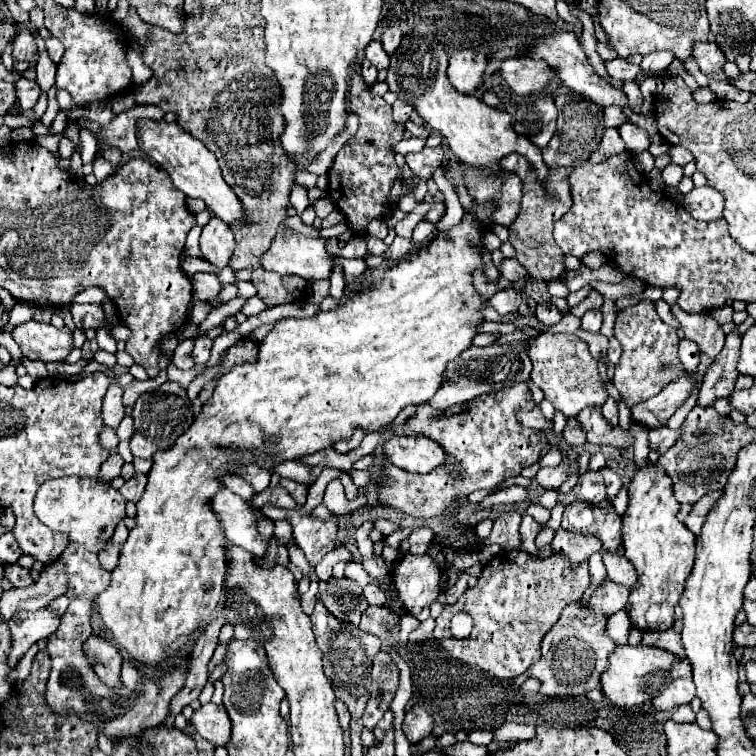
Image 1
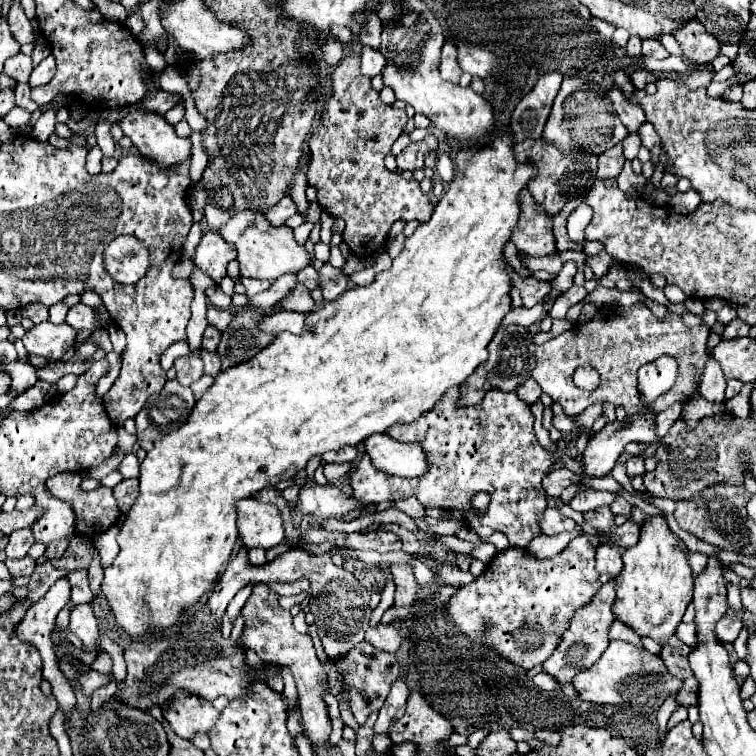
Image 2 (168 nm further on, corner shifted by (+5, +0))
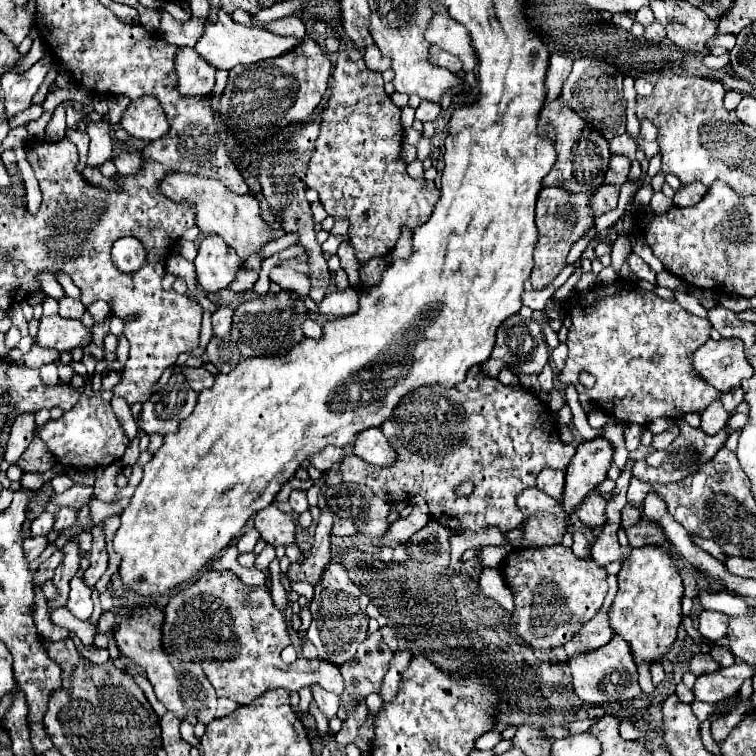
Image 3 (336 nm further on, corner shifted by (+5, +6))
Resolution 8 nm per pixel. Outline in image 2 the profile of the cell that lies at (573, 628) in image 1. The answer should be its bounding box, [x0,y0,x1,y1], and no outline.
[543,580,615,684]

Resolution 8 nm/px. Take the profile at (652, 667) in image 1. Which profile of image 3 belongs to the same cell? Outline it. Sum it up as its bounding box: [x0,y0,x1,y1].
[569,634,639,704]

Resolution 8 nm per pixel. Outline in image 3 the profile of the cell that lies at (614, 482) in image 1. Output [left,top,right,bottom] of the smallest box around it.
[621,504,641,528]

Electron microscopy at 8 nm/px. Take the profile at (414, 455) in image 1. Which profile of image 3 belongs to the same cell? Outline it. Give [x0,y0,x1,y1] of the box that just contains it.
[353,428,397,466]

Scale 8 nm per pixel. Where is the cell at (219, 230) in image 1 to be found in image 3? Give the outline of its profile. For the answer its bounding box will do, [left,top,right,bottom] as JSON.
[195,236,239,294]

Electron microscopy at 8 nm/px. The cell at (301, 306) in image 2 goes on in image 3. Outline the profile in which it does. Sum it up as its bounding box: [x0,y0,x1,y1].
[317,286,357,316]

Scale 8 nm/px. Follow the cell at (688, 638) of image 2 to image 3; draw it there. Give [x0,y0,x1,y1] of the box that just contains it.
[709,644,735,666]

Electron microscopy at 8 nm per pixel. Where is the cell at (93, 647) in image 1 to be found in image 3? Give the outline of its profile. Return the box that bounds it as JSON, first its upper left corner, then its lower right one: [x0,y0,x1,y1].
[67,576,93,620]

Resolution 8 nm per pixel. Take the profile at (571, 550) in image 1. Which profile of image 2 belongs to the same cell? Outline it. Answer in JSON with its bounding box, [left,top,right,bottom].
[539,508,577,536]

